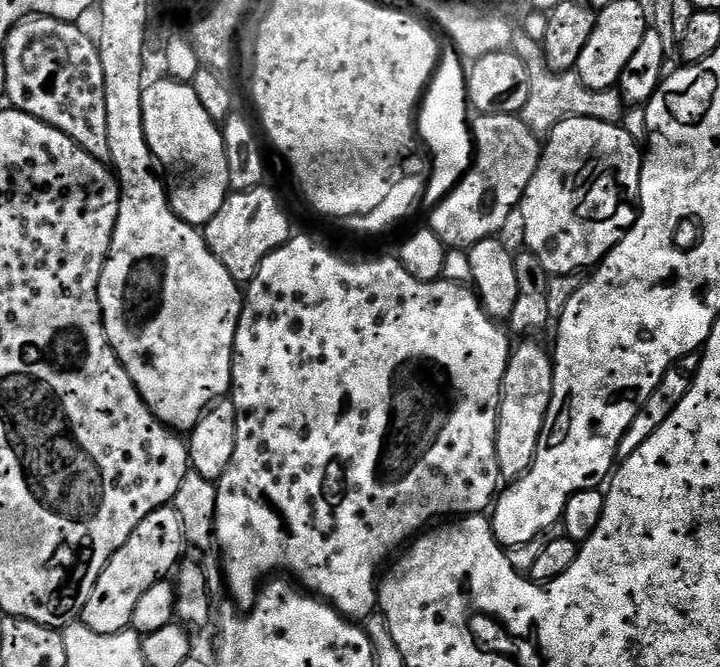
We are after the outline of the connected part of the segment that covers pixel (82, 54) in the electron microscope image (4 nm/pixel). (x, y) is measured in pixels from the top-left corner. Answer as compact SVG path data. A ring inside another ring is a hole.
M28 16L24 20L19 20L10 30L8 40L2 45L2 52L4 52L2 70L6 74L6 86L3 91L8 95L7 103L11 105L11 107L18 109L19 112L30 114L34 118L38 118L58 130L62 130L62 134L74 138L74 142L78 142L78 146L82 146L82 150L86 150L86 154L108 162L110 161L110 137L106 135L106 78L102 74L102 58L100 57L97 41L93 39L93 37L91 40L91 38L79 28L80 26L79 23L71 20L55 20L53 16Z

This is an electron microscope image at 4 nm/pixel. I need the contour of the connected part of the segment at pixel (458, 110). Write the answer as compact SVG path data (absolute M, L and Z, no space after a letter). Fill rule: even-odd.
M455 47L443 49L438 60L438 67L426 89L422 100L422 107L418 112L418 136L421 141L428 143L430 154L430 177L426 182L426 191L422 200L428 206L435 206L443 202L456 184L472 167L474 159L474 145L470 127L470 105L466 87L466 68L460 65L461 53ZM433 160L433 164L432 164Z

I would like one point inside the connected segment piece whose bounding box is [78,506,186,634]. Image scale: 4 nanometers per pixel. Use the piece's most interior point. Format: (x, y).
(152, 553)

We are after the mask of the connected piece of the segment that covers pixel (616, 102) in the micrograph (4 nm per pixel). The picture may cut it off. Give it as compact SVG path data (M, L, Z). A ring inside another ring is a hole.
M522 30L515 33L514 51L520 55L522 62L526 62L526 70L530 70L530 98L526 98L526 106L518 115L537 136L547 137L548 133L554 130L554 126L558 126L558 122L566 118L592 116L596 120L605 120L614 124L624 116L626 101L616 88L595 92L587 88L574 70L555 72L546 62L543 43L530 38Z

